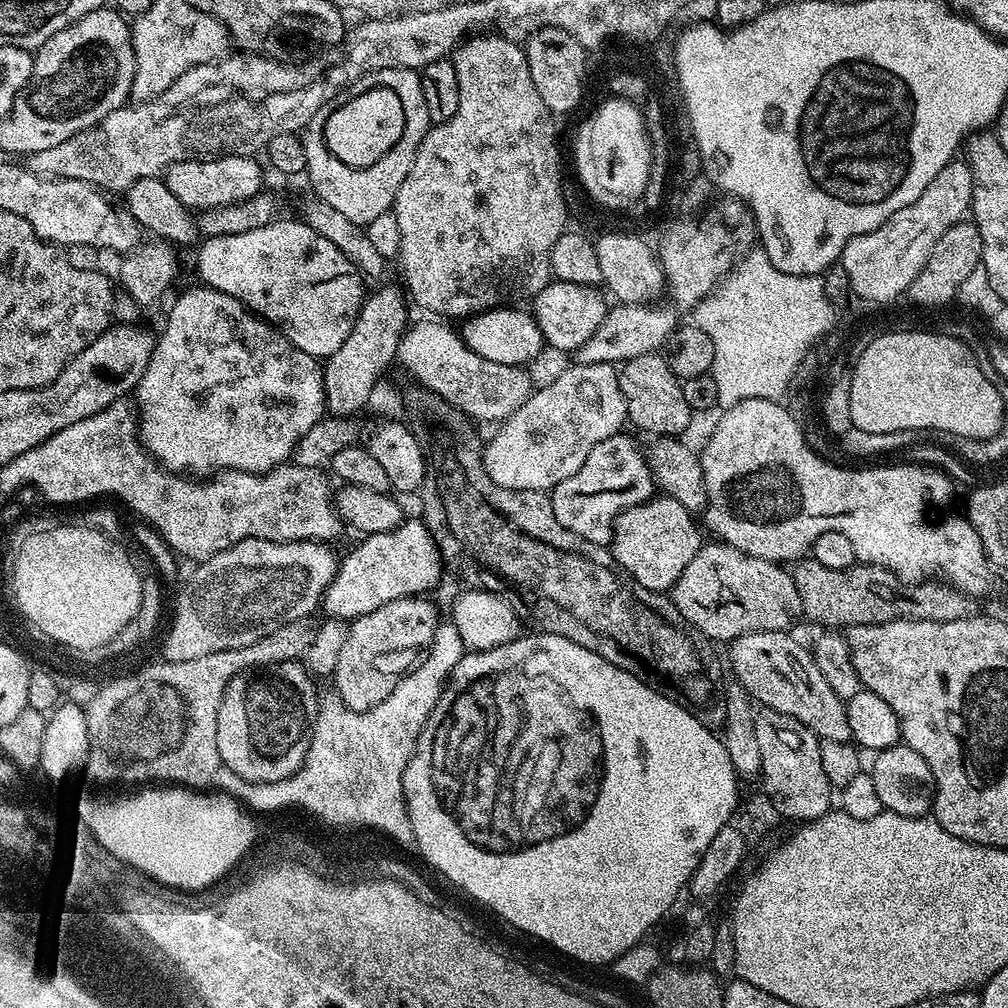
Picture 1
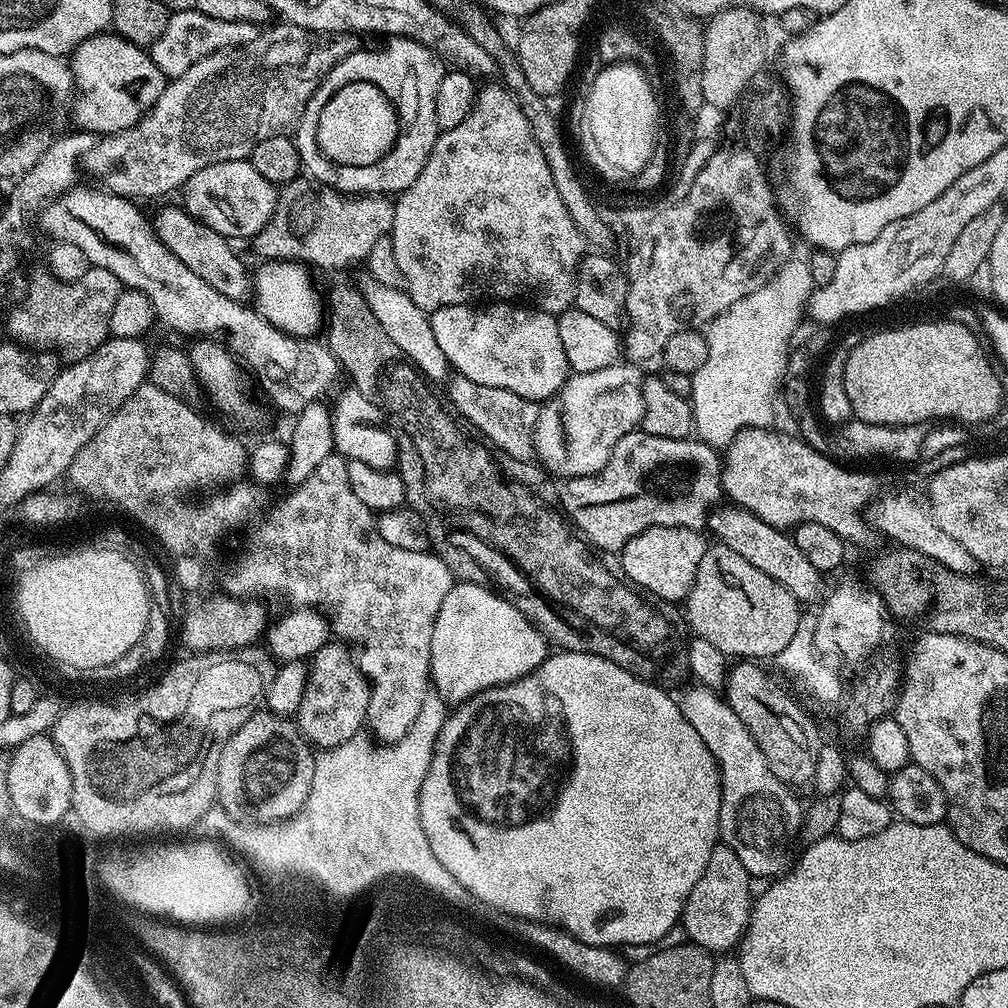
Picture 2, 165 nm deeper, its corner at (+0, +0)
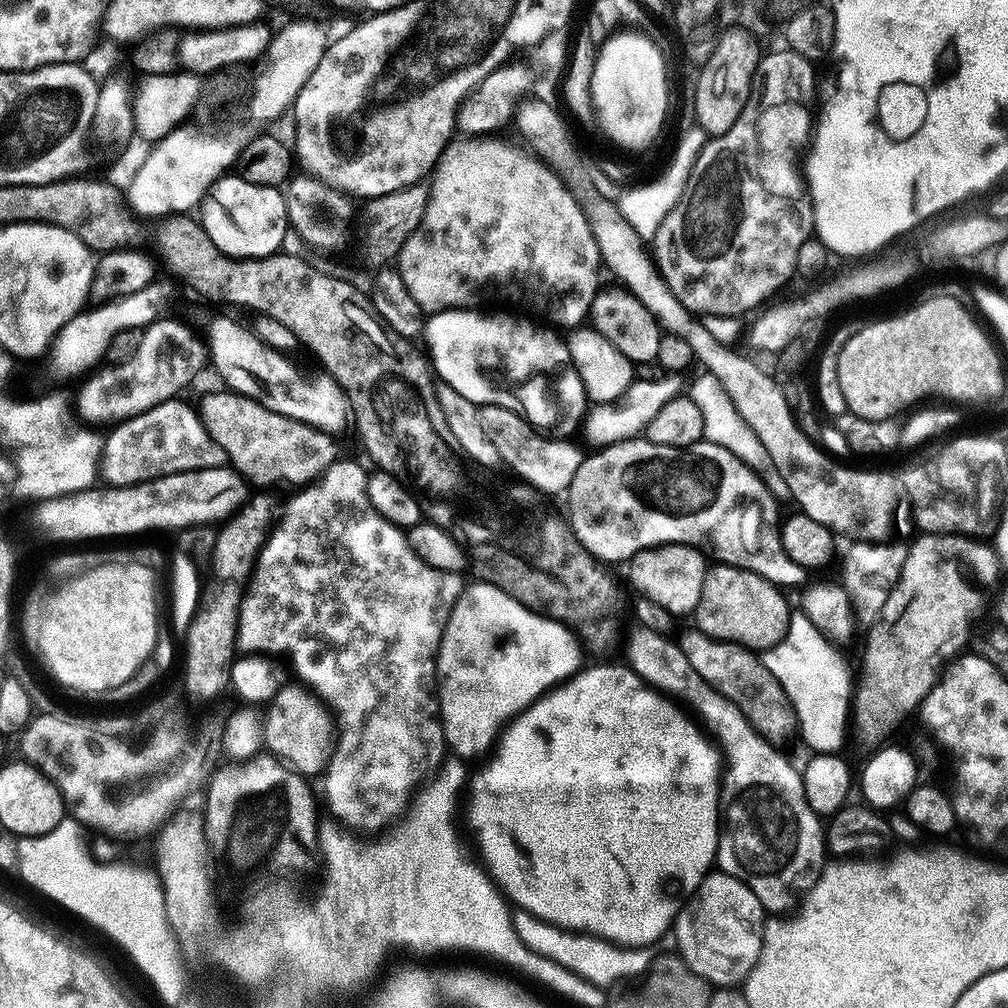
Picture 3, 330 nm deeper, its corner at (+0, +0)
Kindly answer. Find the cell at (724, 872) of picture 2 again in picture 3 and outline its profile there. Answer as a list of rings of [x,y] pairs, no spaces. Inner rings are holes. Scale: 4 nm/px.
[[[719,870],[709,871],[695,892],[684,902],[674,921],[676,932],[676,948],[681,960],[694,970],[702,979],[712,986],[740,986],[750,974],[754,962],[758,962],[758,954],[762,950],[762,934],[766,913],[762,902],[754,898],[754,890],[746,886],[743,880]]]

